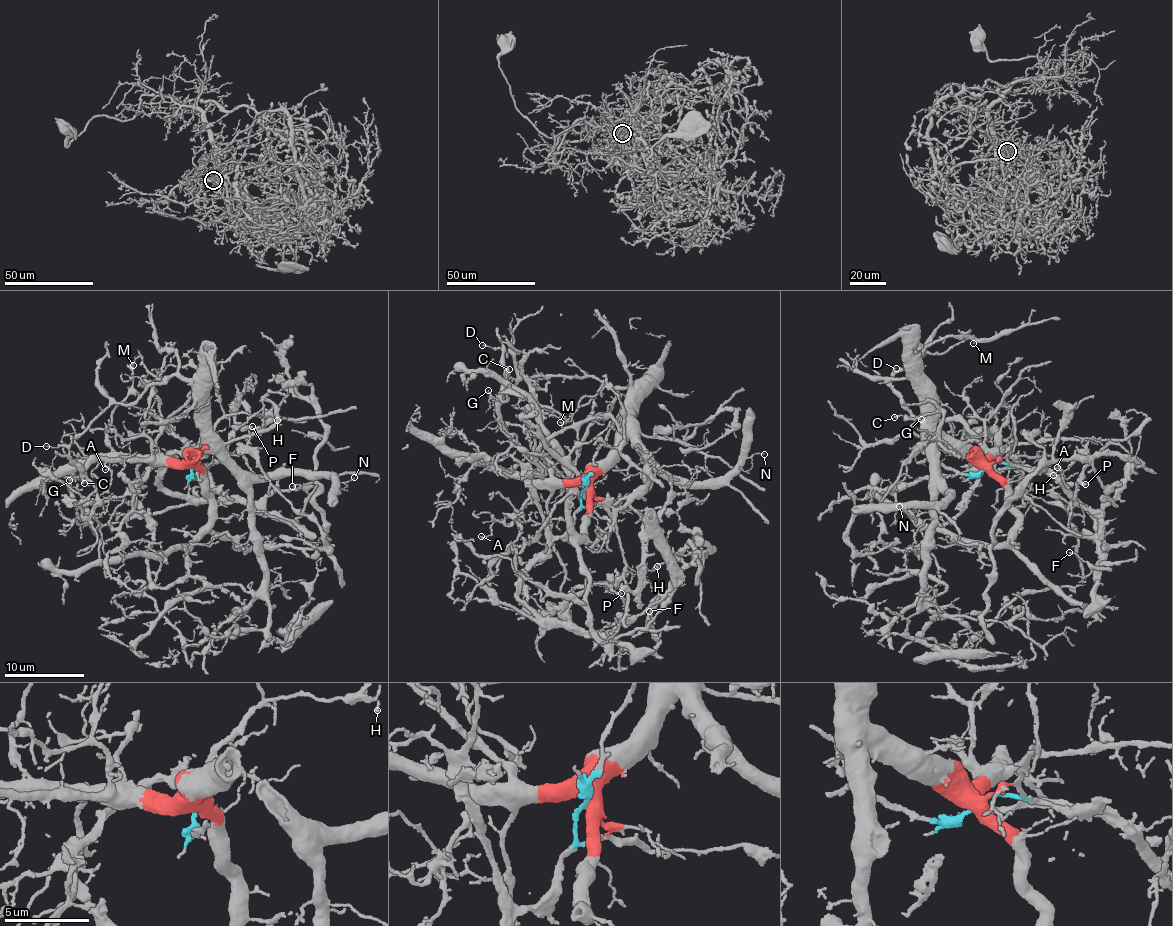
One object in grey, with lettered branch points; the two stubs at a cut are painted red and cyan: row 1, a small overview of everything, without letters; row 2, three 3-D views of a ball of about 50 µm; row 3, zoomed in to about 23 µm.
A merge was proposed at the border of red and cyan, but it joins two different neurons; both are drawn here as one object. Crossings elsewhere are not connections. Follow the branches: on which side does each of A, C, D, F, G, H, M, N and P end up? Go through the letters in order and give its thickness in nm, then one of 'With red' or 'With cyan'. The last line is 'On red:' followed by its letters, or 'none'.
A: Thickness 170 nm. With red
C: Thickness 170 nm. With red
D: Thickness 100 nm. With red
F: Thickness 140 nm. With cyan
G: Thickness 100 nm. With red
H: Thickness 110 nm. With cyan
M: Thickness 100 nm. With red
N: Thickness 90 nm. With red
P: Thickness 180 nm. With cyan
On red: A, C, D, G, M, N

